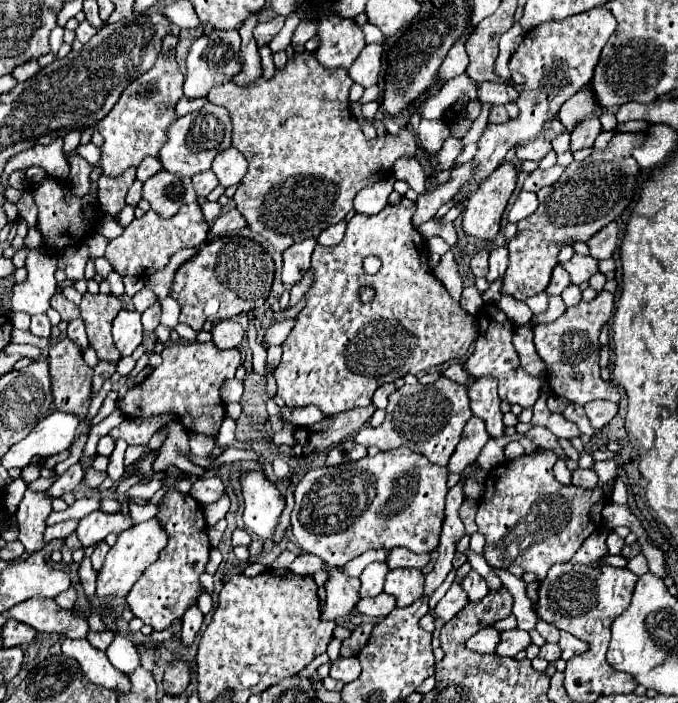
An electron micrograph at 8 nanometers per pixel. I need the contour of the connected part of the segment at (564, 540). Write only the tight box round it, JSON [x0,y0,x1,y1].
[475,451,607,580]

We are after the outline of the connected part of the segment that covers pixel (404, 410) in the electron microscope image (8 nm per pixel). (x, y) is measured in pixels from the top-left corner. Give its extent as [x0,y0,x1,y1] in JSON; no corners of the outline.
[353,376,471,466]

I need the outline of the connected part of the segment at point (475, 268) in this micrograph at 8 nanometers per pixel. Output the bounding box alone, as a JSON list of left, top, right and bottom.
[471,250,487,276]

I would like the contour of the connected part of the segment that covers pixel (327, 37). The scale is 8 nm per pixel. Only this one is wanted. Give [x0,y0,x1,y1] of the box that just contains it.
[315,10,365,68]

